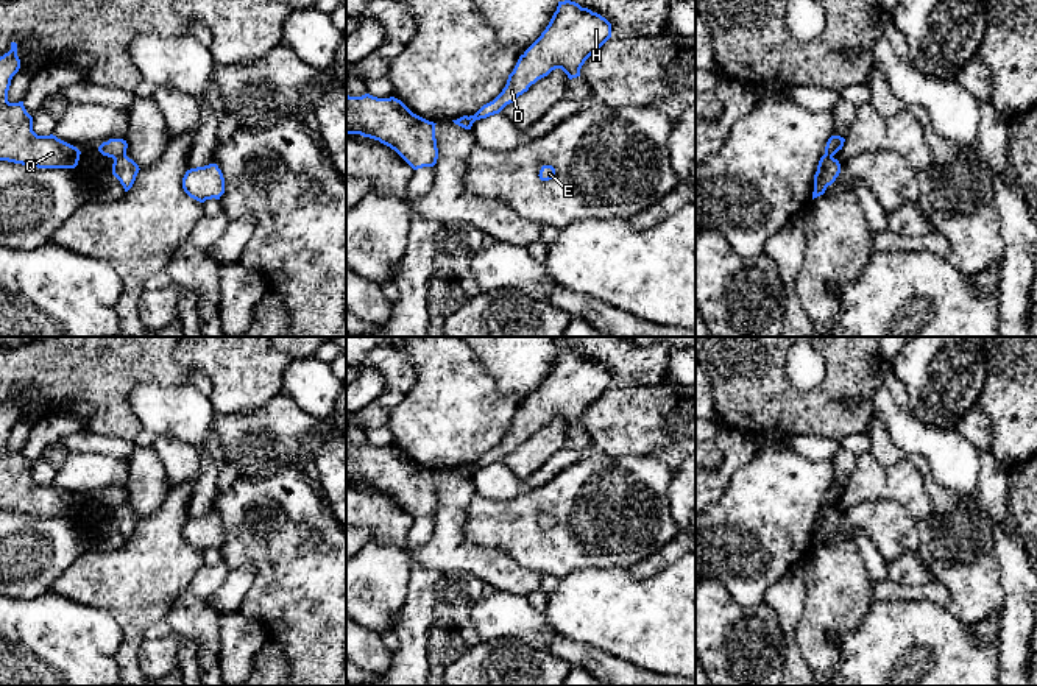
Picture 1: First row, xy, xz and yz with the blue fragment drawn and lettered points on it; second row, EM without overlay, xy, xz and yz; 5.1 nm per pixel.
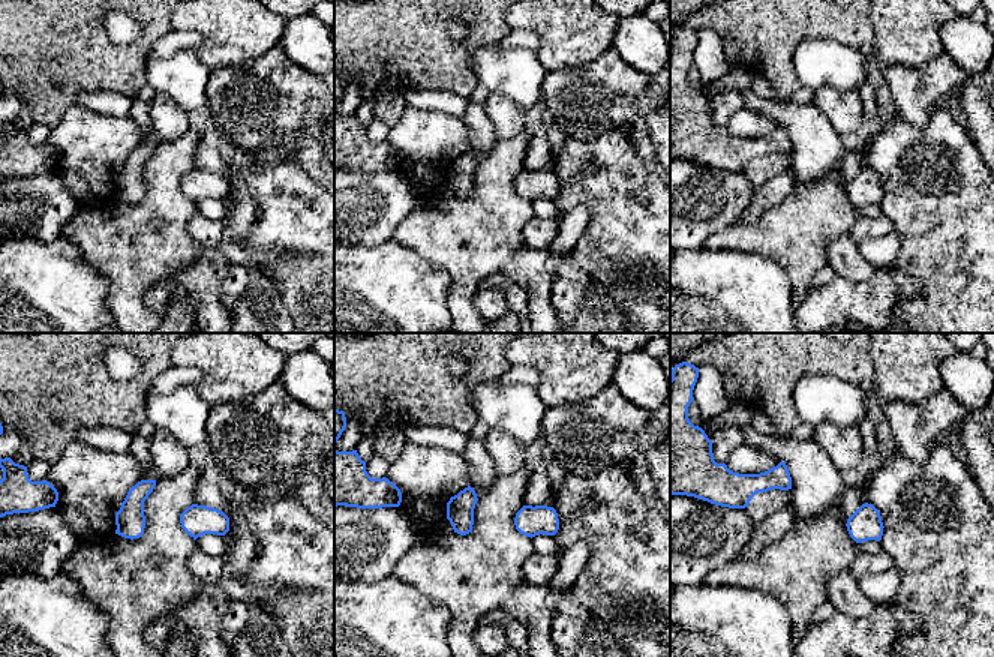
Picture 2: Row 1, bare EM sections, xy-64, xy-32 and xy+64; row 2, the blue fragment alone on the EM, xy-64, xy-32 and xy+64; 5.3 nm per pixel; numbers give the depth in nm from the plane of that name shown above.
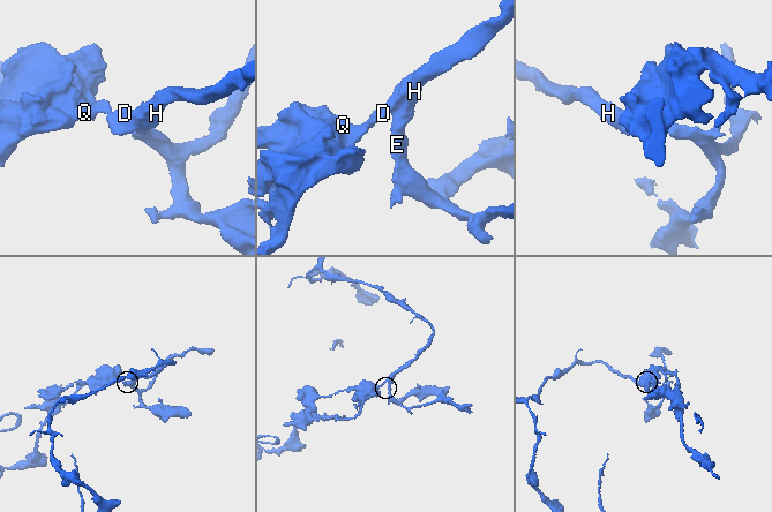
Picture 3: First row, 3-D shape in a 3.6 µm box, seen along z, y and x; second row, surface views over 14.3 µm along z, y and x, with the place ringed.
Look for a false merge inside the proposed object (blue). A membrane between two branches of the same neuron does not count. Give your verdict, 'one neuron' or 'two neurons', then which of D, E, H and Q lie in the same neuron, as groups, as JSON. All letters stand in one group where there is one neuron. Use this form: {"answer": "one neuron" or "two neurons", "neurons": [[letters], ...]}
{"answer": "two neurons", "neurons": [["D", "E", "H"], ["Q"]]}

